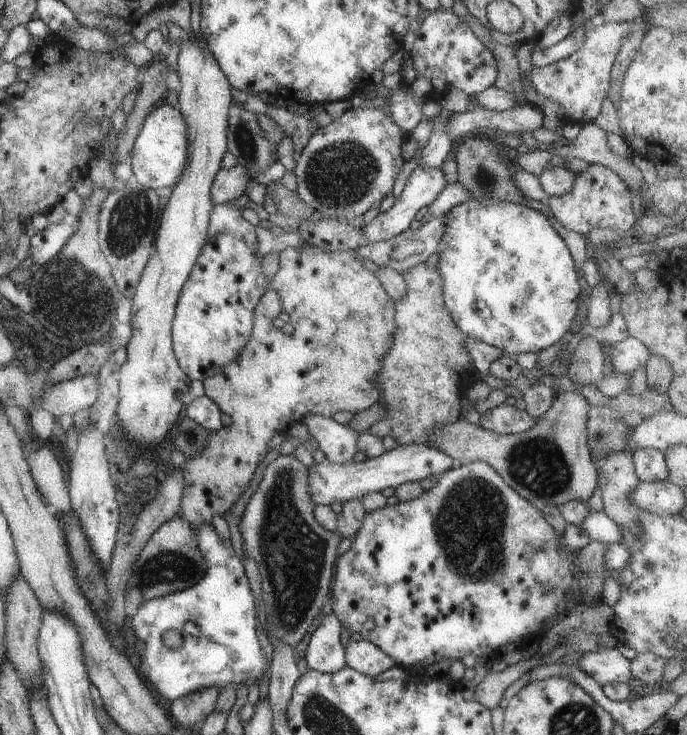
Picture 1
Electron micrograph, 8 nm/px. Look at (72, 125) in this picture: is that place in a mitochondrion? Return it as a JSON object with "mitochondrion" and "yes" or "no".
{"mitochondrion":"yes"}

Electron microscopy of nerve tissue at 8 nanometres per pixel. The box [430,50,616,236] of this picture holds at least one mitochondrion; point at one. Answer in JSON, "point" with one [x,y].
{"point":[486,181]}

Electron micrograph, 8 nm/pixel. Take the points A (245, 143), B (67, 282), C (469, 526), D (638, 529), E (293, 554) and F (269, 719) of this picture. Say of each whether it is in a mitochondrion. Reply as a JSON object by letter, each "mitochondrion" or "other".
{"A":"mitochondrion","B":"mitochondrion","C":"mitochondrion","D":"mitochondrion","E":"mitochondrion","F":"other"}

